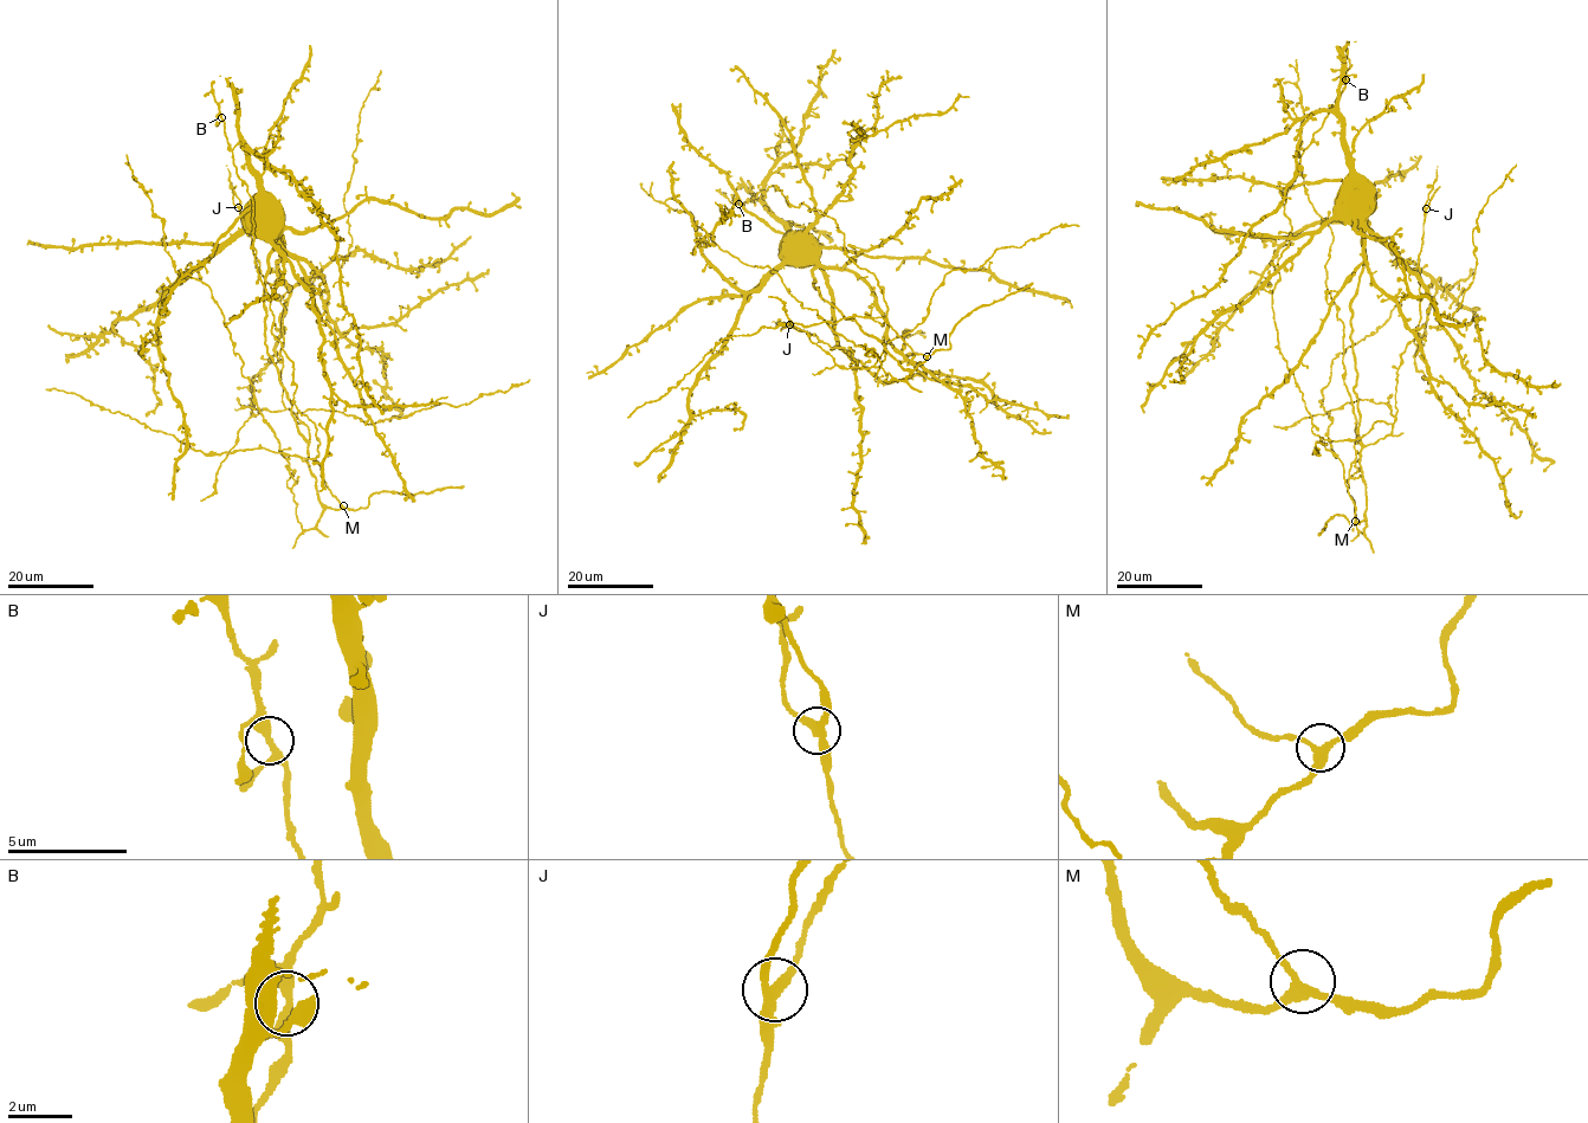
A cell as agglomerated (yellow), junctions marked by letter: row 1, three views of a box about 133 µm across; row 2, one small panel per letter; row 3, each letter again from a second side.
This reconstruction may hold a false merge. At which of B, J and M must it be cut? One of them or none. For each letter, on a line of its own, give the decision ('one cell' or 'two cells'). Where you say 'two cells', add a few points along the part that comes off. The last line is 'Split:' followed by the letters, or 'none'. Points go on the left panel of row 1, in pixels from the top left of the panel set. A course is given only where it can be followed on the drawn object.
B: one cell
J: two cells | (239, 207), (233, 202), (231, 182)
M: one cell
Split: J

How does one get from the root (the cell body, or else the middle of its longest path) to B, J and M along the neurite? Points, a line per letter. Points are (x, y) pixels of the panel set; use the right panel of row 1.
B: (1360, 417), (1367, 509), (1360, 523), (1343, 465), (1311, 430), (1271, 305), (1291, 230), (1288, 188), (1346, 79)
J: (1360, 417), (1359, 439), (1364, 446), (1392, 431), (1401, 354), (1417, 337), (1420, 318), (1418, 258), (1426, 208)
M: (1360, 417), (1360, 466), (1367, 509), (1363, 520), (1360, 523), (1355, 521)

